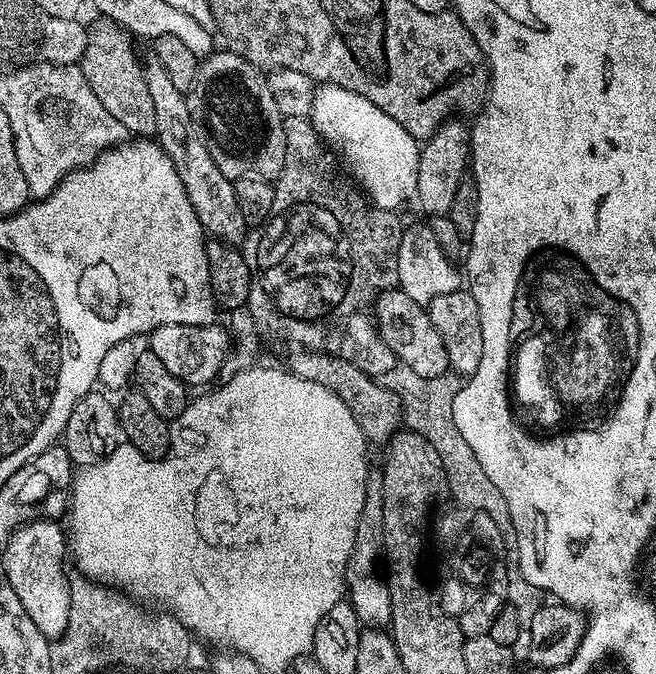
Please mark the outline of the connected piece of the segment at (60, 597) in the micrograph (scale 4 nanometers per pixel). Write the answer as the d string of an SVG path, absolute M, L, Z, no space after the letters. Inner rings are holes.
M47 518L29 520L13 532L6 550L2 554L2 566L8 575L10 586L14 586L14 594L22 602L26 614L34 621L34 626L42 630L49 638L60 638L69 629L70 590L65 572L66 532L60 529L57 521Z

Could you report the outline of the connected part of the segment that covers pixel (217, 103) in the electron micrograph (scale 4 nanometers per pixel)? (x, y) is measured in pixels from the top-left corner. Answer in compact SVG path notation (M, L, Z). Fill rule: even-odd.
M216 50L200 60L198 78L186 94L188 109L204 134L210 158L230 181L246 174L272 180L286 162L284 117L266 86L267 75L246 58L231 50Z

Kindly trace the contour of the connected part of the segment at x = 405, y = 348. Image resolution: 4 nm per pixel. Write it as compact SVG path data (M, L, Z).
M389 290L376 297L374 319L377 328L380 329L380 338L386 342L386 346L397 356L399 363L408 367L405 369L411 375L421 376L429 380L430 378L445 375L449 371L448 355L446 354L446 346L442 343L442 334L436 329L432 319L428 317L428 310L425 305L414 302L414 298L410 298L404 292Z

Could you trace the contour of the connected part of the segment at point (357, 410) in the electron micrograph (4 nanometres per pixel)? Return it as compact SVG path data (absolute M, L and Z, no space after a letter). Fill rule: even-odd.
M300 348L292 352L294 353L289 356L288 364L286 363L287 369L295 376L305 378L306 381L316 382L328 390L334 390L334 394L338 394L338 398L346 402L350 414L354 414L365 441L381 440L384 442L401 431L404 405L399 391L391 392L384 382L379 382L375 377L365 374L360 367L354 366L346 359L327 355L321 350L312 352Z

